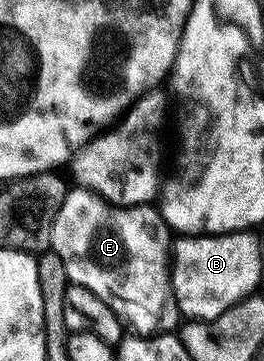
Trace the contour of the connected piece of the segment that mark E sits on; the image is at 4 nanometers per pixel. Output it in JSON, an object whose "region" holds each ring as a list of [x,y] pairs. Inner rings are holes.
{"region":[[[71,188],[66,194],[63,210],[69,209],[102,209],[98,218],[94,217],[69,217],[66,211],[59,213],[58,222],[52,227],[50,249],[63,260],[67,271],[67,279],[71,285],[88,287],[92,295],[104,299],[108,307],[127,326],[130,325],[135,334],[140,337],[152,337],[163,331],[174,331],[179,328],[180,314],[178,304],[172,291],[170,282],[170,255],[172,252],[172,230],[163,219],[157,208],[149,205],[134,205],[123,207],[107,204],[101,197],[87,189]]]}

